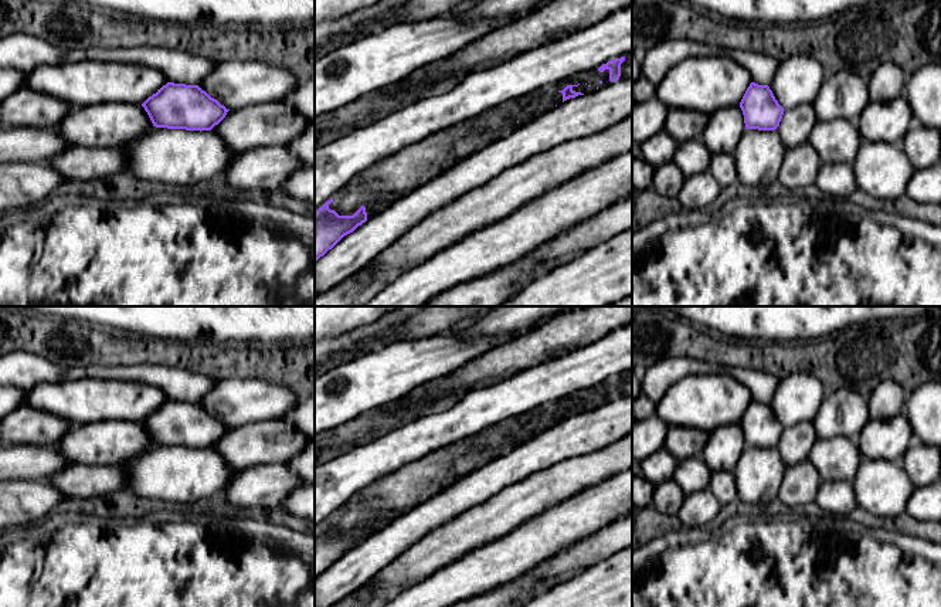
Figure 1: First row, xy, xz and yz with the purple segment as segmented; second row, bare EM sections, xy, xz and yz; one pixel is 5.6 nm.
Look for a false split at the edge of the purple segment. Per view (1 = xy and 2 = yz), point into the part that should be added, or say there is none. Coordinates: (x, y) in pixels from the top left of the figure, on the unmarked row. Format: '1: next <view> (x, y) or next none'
1: next none
2: next none

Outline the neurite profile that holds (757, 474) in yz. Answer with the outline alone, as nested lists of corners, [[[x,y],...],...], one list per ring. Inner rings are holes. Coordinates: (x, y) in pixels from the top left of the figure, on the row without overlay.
[[[745,447],[733,469],[737,499],[762,505],[777,499],[785,469],[777,447]]]

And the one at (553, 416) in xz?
[[[609,387],[582,389],[439,448],[366,486],[332,515],[329,526],[339,533],[353,533],[364,523],[368,538],[398,516],[451,488],[458,479],[560,423],[561,408],[567,403],[575,410],[588,411],[609,401],[612,401]]]

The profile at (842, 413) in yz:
[[[838,389],[825,394],[811,423],[818,438],[856,441],[869,420],[867,401],[849,389]]]

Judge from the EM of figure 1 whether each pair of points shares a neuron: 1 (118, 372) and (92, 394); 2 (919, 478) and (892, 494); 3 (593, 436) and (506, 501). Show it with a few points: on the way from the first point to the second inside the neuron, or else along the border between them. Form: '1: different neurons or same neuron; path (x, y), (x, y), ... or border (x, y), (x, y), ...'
1: different neurons; border (77, 379), (121, 379), (143, 385)
2: different neurons; border (899, 461), (914, 487)
3: different neurons; border (593, 451), (559, 460), (530, 475)

